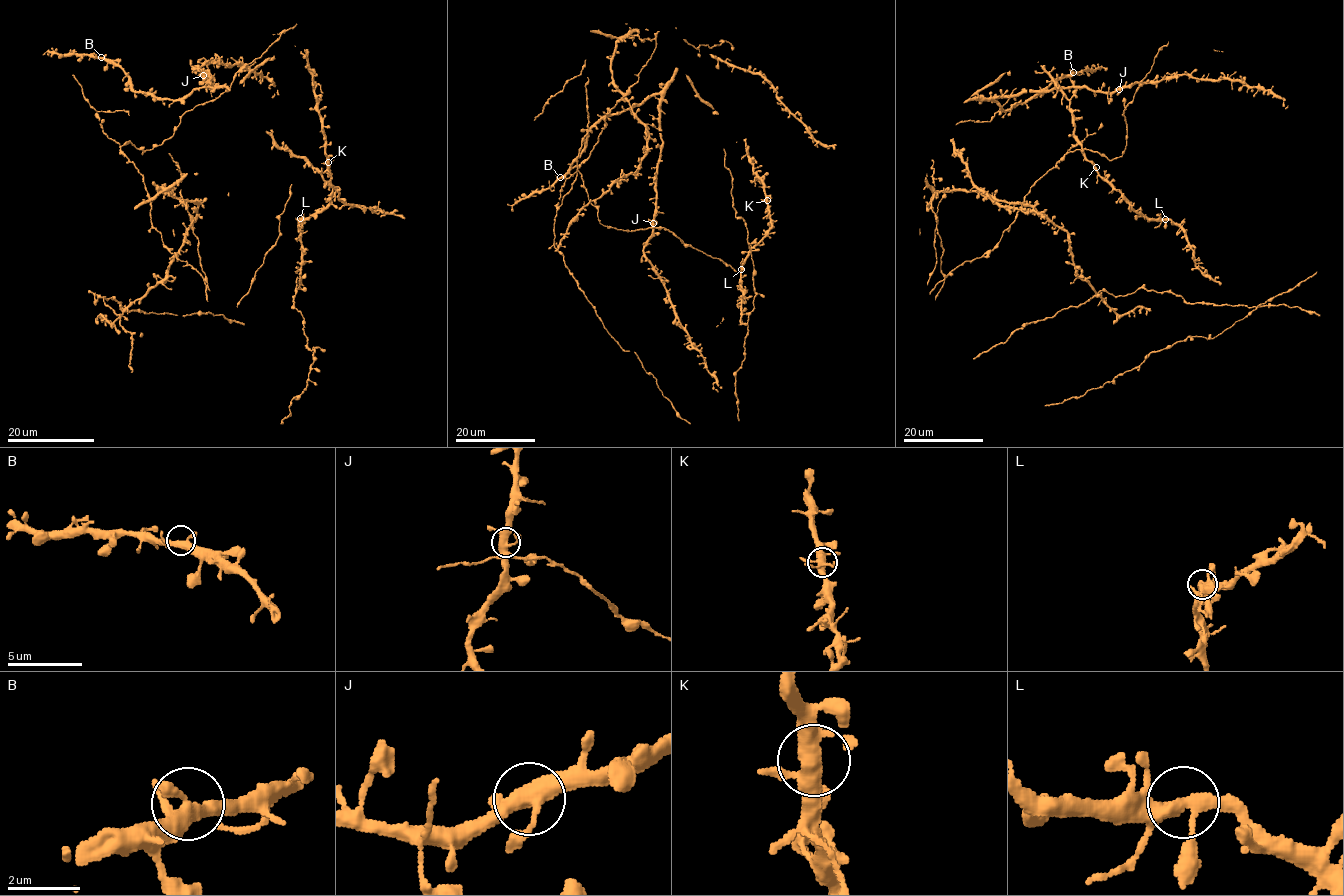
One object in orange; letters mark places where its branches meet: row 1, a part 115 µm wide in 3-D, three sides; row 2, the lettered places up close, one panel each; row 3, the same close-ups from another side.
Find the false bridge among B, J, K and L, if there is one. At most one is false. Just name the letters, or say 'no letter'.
no letter

